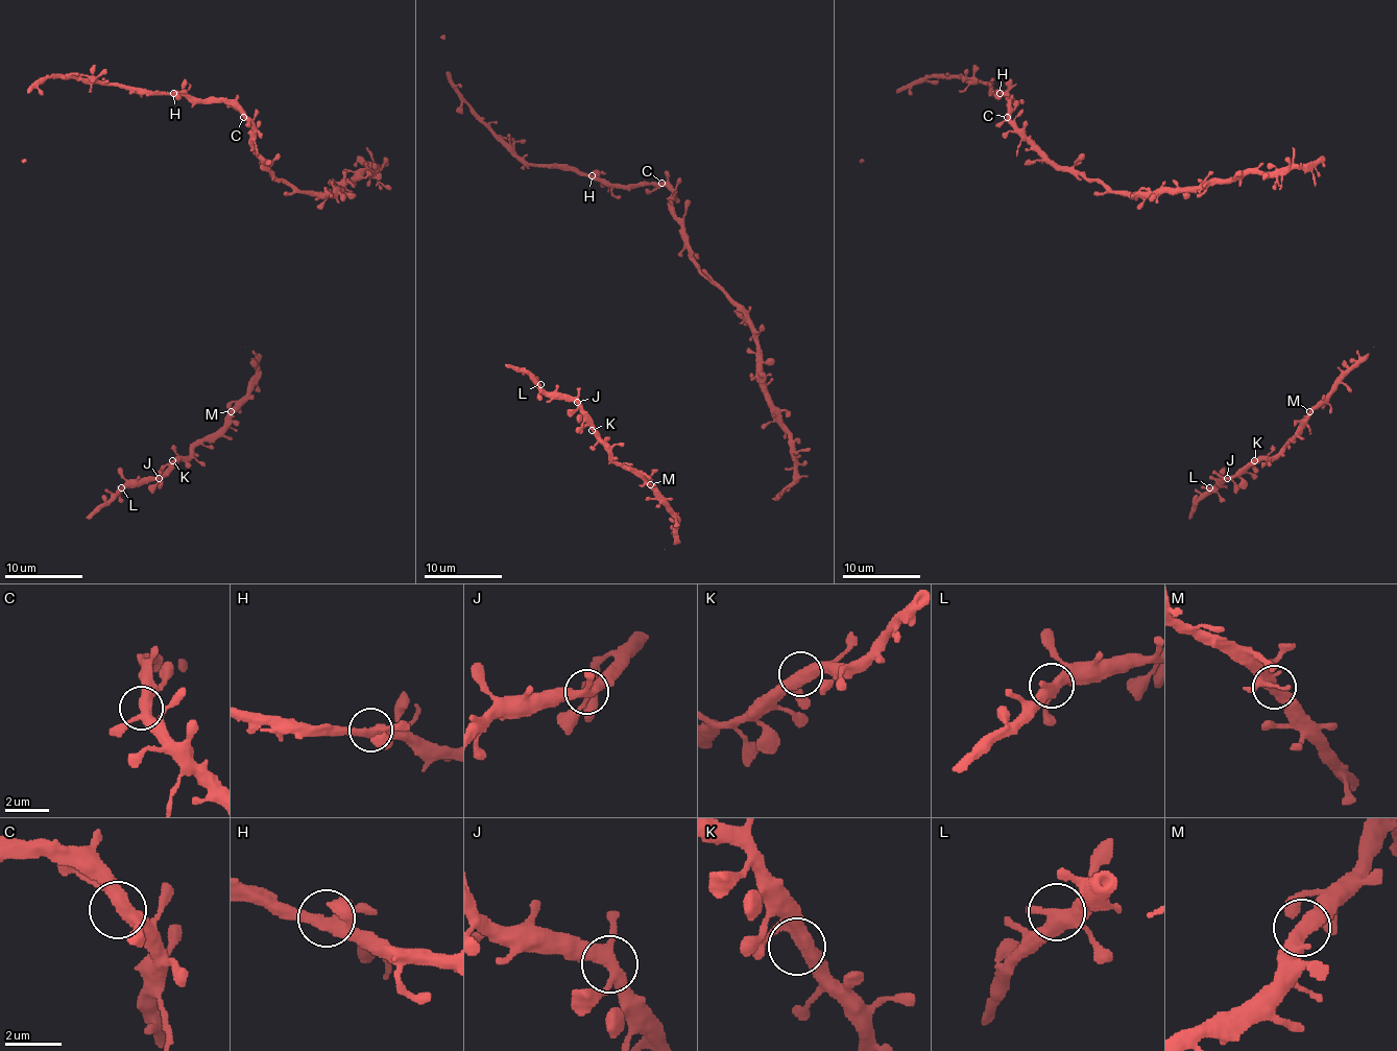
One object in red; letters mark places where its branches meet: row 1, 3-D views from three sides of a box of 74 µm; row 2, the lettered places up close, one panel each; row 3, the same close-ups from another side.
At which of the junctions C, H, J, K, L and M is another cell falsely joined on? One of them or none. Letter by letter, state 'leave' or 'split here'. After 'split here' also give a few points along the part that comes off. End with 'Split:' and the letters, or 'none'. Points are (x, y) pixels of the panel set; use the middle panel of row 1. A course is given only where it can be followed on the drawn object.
C: leave
H: leave
J: leave
K: leave
L: leave
M: leave
Split: none

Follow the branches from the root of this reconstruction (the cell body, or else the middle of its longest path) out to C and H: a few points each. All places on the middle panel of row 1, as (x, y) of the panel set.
C: (772, 400), (762, 375), (757, 333), (699, 268), (685, 228), (674, 212), (672, 192), (661, 183)
H: (772, 400), (762, 375), (757, 333), (699, 268), (674, 212), (672, 192), (656, 185), (608, 185), (592, 174)

